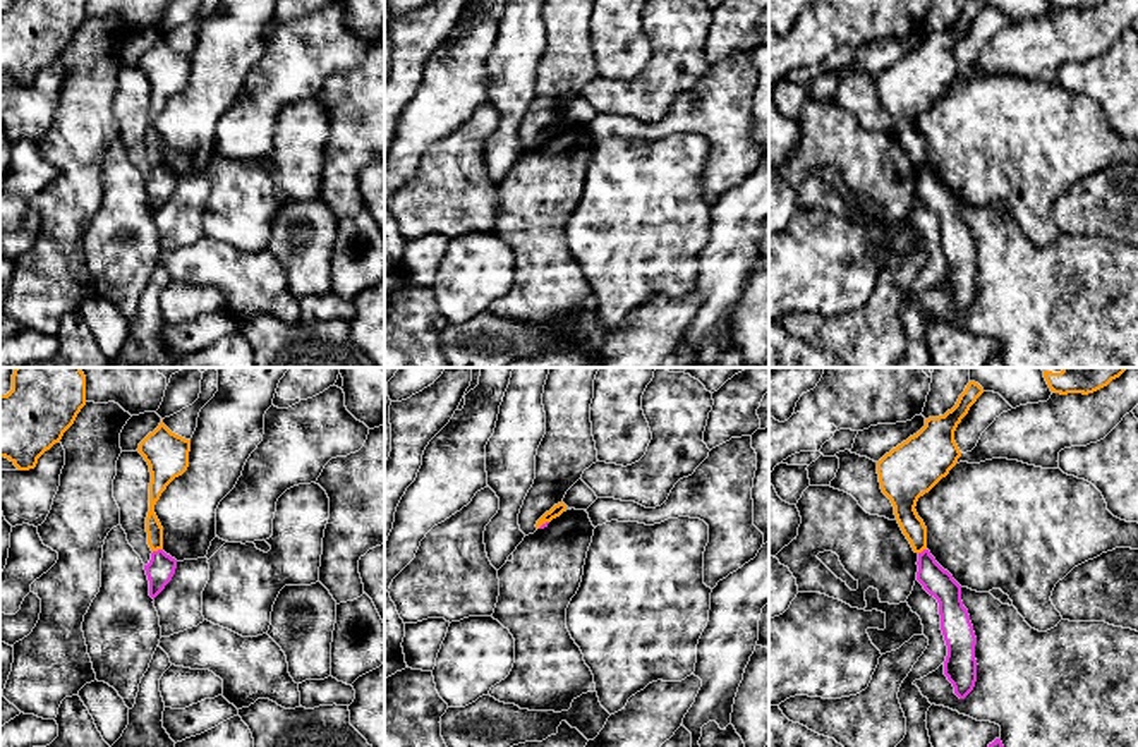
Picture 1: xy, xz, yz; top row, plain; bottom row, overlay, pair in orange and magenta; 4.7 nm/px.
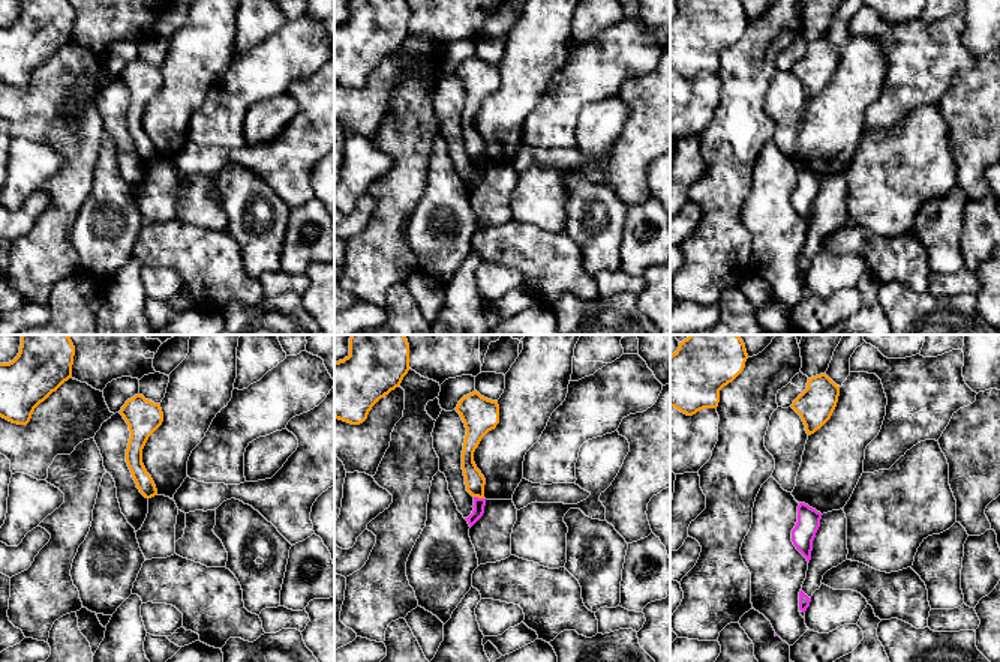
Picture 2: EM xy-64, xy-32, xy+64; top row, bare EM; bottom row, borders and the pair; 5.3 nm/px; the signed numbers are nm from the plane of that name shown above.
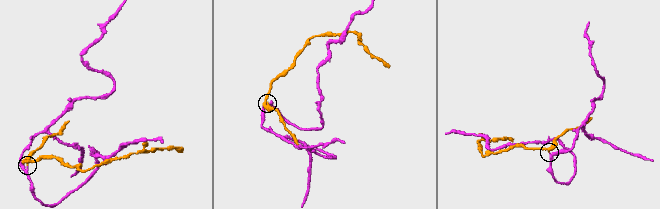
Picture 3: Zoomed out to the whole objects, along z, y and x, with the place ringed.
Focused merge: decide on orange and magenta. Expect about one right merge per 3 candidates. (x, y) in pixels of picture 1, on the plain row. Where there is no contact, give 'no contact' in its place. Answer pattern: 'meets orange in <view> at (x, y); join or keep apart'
meets orange in xy at (157, 165); keep apart

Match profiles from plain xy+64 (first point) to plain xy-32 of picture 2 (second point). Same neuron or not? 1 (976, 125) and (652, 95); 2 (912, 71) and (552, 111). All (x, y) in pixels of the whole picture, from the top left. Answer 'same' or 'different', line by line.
1: same
2: same

